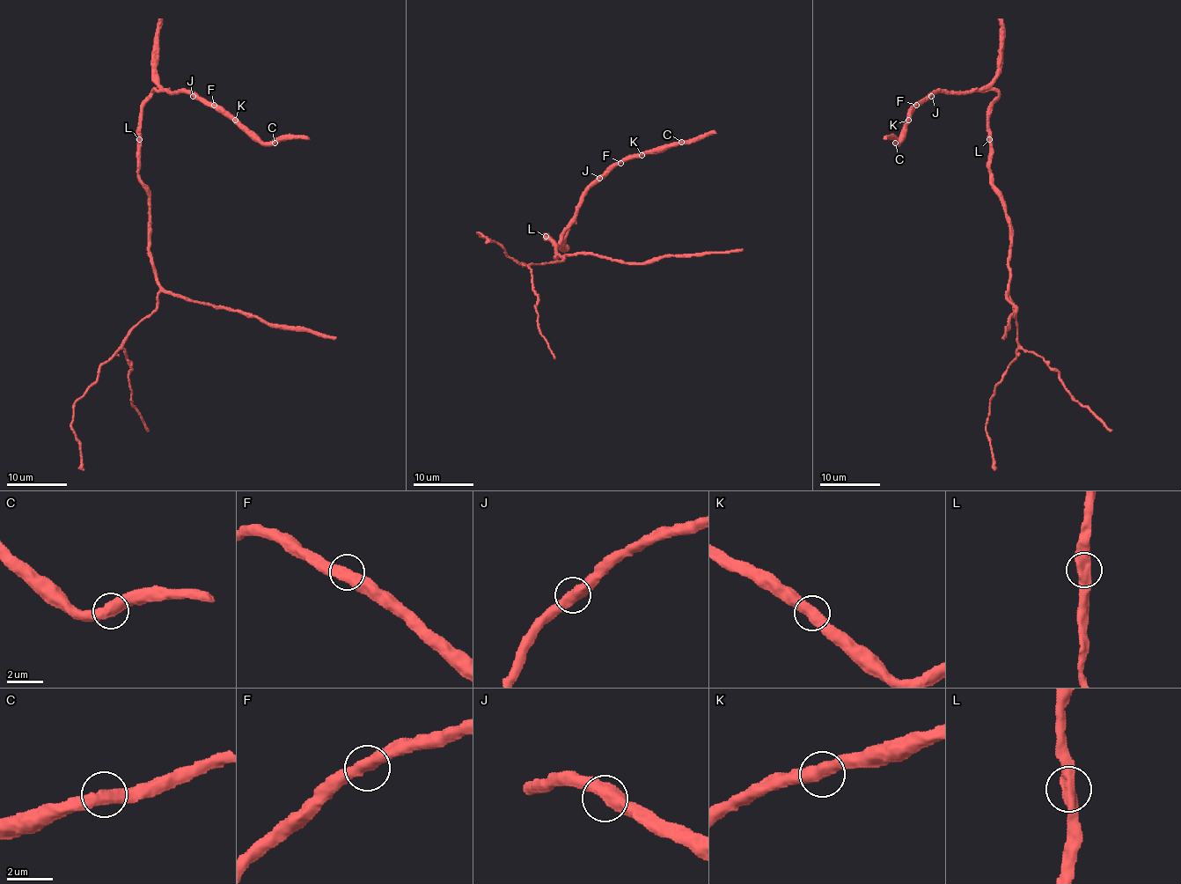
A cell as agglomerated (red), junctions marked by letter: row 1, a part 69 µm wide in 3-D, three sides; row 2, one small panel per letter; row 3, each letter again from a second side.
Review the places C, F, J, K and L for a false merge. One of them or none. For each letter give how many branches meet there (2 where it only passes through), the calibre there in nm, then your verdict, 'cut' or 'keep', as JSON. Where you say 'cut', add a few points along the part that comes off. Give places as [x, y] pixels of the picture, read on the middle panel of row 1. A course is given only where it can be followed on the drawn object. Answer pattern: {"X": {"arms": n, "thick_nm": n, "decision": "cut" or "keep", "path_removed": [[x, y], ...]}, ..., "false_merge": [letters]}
{"C": {"arms": 2, "thick_nm": 500, "decision": "keep"}, "F": {"arms": 2, "thick_nm": 500, "decision": "keep"}, "J": {"arms": 2, "thick_nm": 550, "decision": "keep"}, "K": {"arms": 2, "thick_nm": 550, "decision": "keep"}, "L": {"arms": 2, "thick_nm": 550, "decision": "keep"}, "false_merge": []}

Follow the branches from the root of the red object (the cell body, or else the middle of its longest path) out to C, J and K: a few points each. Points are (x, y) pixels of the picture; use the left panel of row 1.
C: (147, 189), (138, 174), (138, 128), (142, 103), (153, 90), (193, 91), (235, 117), (264, 143), (275, 143)
J: (147, 189), (138, 174), (142, 103), (153, 90), (188, 91), (193, 96)
K: (147, 189), (138, 174), (138, 128), (142, 103), (153, 90), (193, 91), (211, 106), (227, 112), (235, 120)

